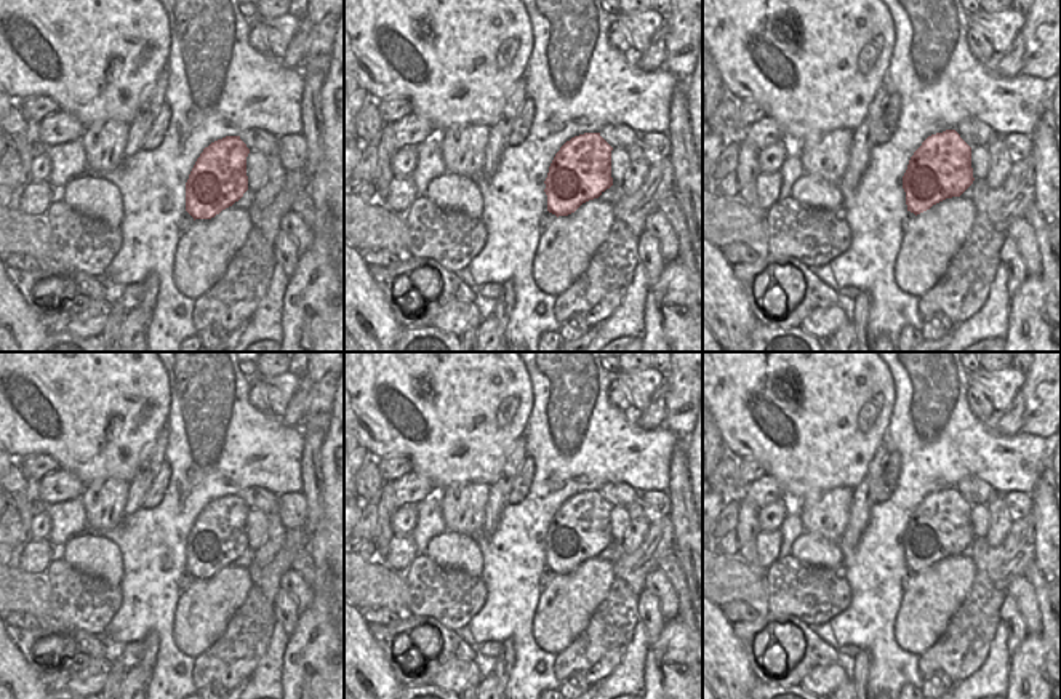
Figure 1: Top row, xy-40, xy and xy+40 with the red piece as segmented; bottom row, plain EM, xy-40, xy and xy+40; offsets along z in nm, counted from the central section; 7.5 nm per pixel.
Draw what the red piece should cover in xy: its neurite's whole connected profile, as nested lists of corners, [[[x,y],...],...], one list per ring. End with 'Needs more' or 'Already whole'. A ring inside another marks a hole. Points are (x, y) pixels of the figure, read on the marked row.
[[[584,133],[567,141],[555,154],[544,181],[547,211],[557,218],[568,216],[610,189],[611,150],[600,133]]]. Already whole.

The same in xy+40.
[[[955,130],[931,134],[914,152],[903,176],[907,211],[917,216],[946,198],[960,197],[973,181],[971,147],[960,134]]]. Already whole.

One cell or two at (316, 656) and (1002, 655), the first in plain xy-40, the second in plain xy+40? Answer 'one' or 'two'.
two

